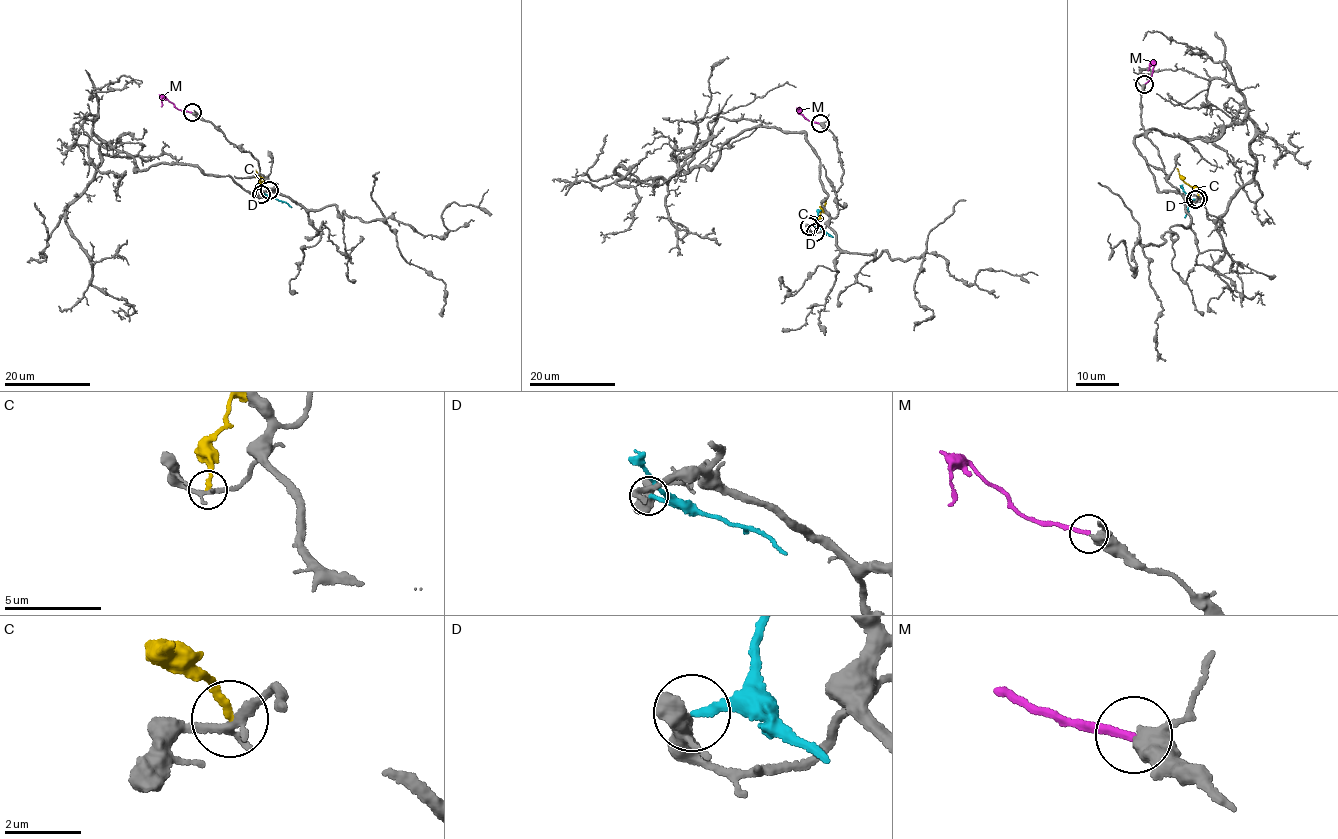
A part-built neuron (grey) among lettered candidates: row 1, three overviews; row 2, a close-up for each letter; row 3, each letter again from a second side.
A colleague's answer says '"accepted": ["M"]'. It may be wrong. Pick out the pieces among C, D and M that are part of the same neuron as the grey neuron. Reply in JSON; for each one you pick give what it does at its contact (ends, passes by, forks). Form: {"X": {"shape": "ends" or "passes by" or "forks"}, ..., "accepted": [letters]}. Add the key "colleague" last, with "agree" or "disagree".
{"M": {"shape": "ends"}, "accepted": ["M"], "colleague": "agree"}

